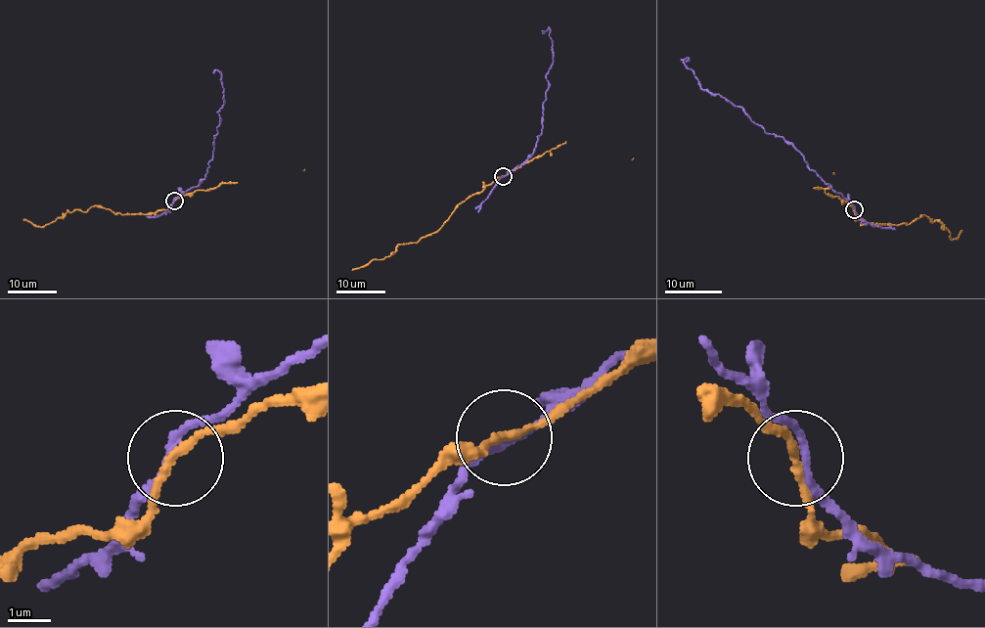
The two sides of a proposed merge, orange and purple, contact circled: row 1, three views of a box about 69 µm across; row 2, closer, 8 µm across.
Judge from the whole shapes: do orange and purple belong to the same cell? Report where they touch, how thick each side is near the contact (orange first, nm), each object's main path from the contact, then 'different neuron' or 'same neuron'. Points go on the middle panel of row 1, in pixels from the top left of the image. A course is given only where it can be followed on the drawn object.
at (503, 176); 180 nm thick on the orange side, 170 nm on the other; orange runs (503, 176), (469, 196), (436, 231), (415, 243), (399, 245), (382, 259), (372, 260), (352, 270); purple runs (503, 177), (534, 153), (541, 133), (544, 102), (549, 87), (546, 72), (554, 60), (550, 29), (542, 32); different neuron

